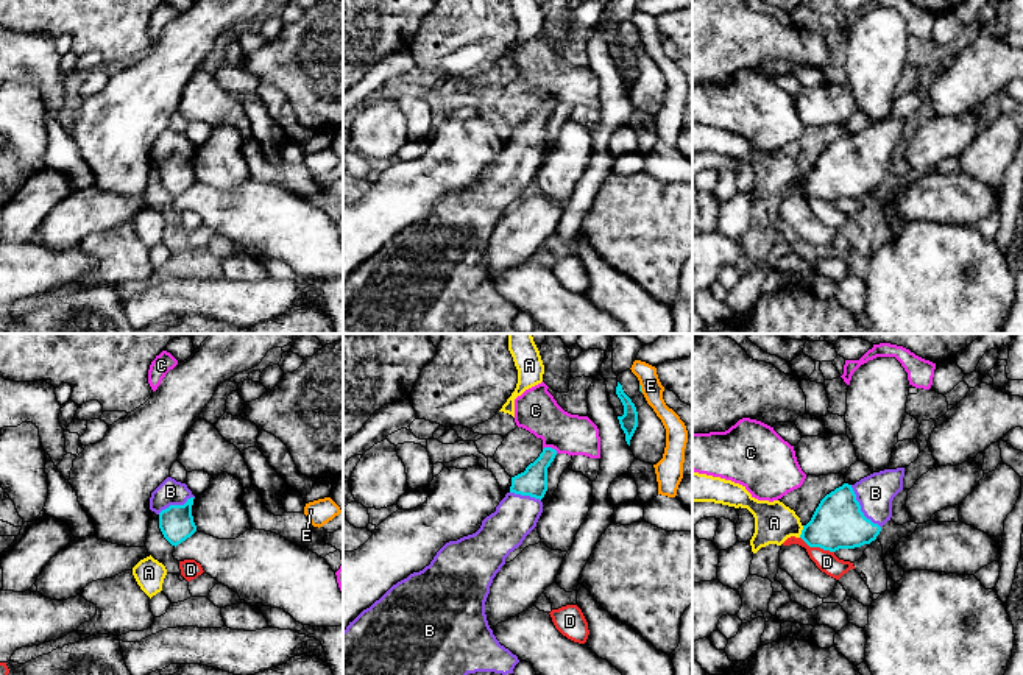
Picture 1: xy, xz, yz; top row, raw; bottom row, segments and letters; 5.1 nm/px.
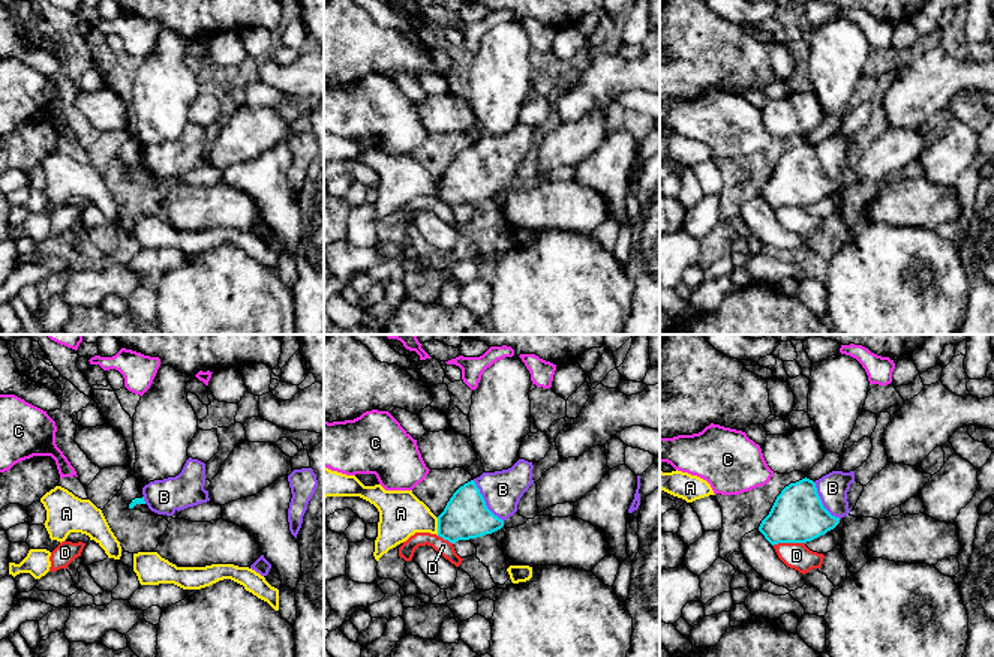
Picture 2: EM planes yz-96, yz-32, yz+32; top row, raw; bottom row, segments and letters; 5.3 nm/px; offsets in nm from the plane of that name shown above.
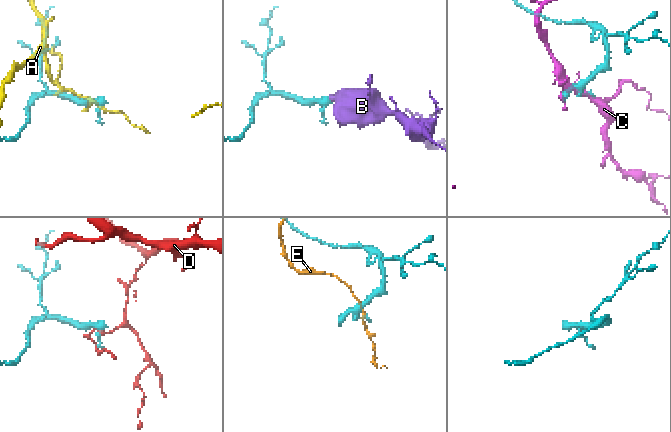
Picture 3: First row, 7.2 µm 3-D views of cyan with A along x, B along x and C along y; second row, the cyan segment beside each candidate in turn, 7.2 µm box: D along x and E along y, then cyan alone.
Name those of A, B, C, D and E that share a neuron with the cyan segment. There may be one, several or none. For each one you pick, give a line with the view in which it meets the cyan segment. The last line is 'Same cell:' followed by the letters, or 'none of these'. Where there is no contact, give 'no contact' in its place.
B: meets cyan in yz
Same cell: B

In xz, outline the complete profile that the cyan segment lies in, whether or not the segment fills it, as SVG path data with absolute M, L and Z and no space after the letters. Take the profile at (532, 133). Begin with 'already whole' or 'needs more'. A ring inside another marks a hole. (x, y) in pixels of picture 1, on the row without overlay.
needs more; M544 98L524 123L512 128L510 142L496 162L482 171L480 179L457 192L446 193L429 217L393 235L379 251L363 260L343 282L343 334L457 334L468 324L513 324L518 307L499 295L488 276L485 253L493 229L505 215L505 209L522 195L536 178L547 142L547 118L557 101Z

